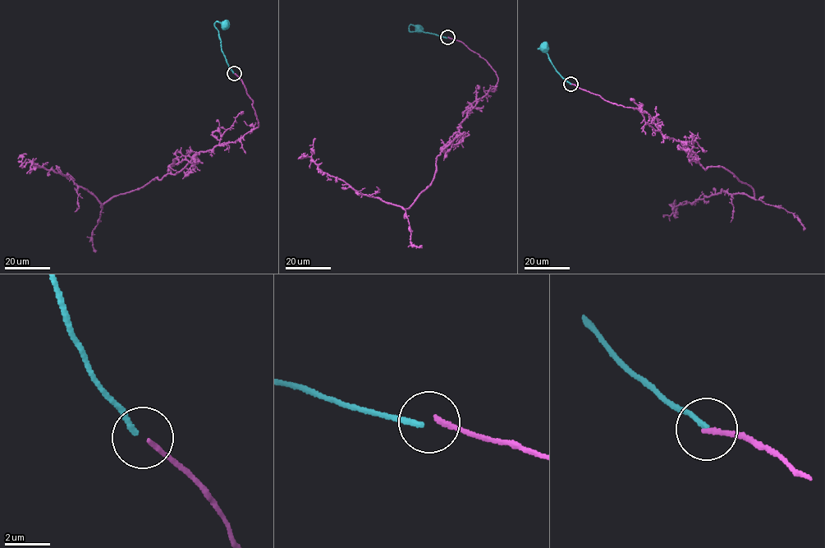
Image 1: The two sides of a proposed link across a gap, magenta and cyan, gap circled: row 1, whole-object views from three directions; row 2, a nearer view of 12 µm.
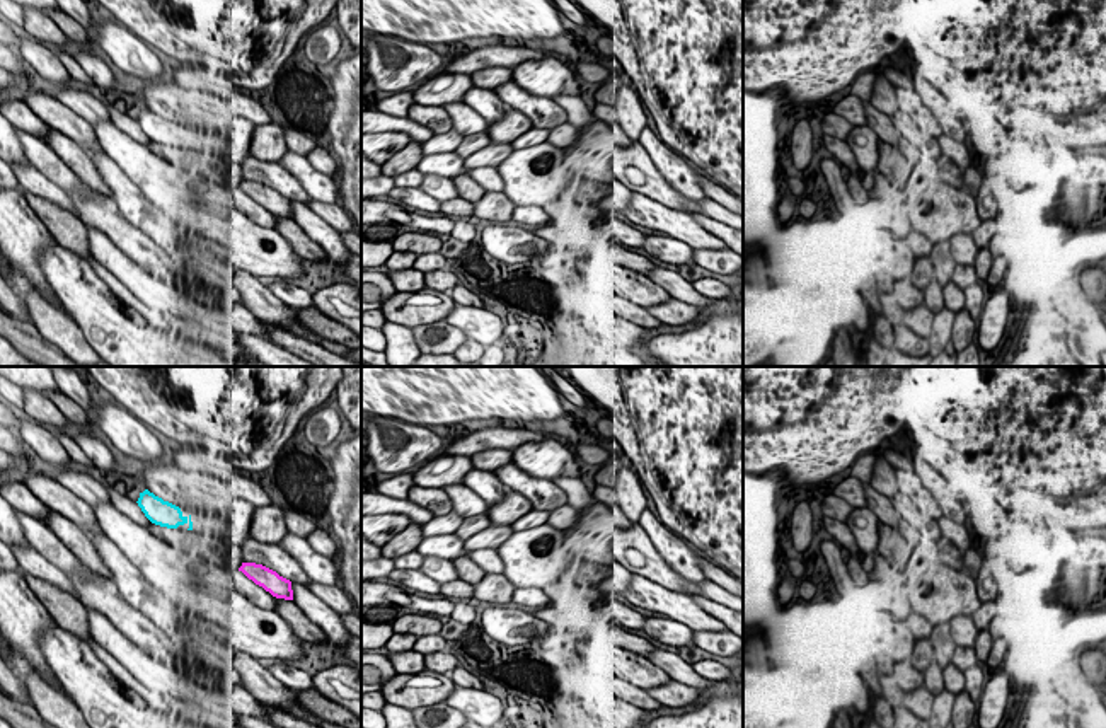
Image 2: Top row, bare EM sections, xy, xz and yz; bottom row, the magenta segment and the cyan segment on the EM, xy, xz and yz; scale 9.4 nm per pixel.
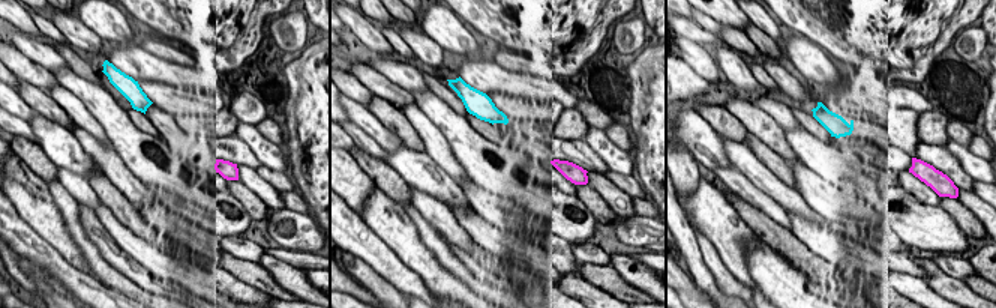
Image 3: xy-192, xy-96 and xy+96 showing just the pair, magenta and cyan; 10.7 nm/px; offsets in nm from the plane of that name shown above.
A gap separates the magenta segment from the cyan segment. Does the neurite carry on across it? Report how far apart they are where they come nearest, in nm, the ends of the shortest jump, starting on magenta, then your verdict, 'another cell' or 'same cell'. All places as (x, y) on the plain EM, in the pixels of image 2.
gap 600 nm; span xy (242, 181), (191, 147); another cell

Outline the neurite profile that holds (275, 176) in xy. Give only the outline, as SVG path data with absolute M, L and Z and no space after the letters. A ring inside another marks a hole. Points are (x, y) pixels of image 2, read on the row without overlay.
M247 157L242 164L244 181L262 182L279 194L307 205L312 198L305 193L303 186L293 177L279 162L257 160Z

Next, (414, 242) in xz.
M407 232L392 239L394 251L414 252L416 256L440 252L443 242L426 234Z

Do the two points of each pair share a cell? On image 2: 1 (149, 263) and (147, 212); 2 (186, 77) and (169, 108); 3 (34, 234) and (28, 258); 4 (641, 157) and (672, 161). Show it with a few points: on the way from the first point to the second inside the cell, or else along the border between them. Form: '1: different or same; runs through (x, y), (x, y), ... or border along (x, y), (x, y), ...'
1: different; border along (118, 208), (154, 242)
2: different; border along (174, 82), (190, 91)
3: same; runs through (29, 239), (28, 253)
4: different; border along (638, 140), (658, 173), (677, 190)

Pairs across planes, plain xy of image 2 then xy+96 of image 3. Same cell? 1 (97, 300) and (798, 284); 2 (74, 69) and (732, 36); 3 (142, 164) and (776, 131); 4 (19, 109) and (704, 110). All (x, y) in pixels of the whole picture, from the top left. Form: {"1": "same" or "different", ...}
{"1": "same", "2": "different", "3": "different", "4": "same"}

